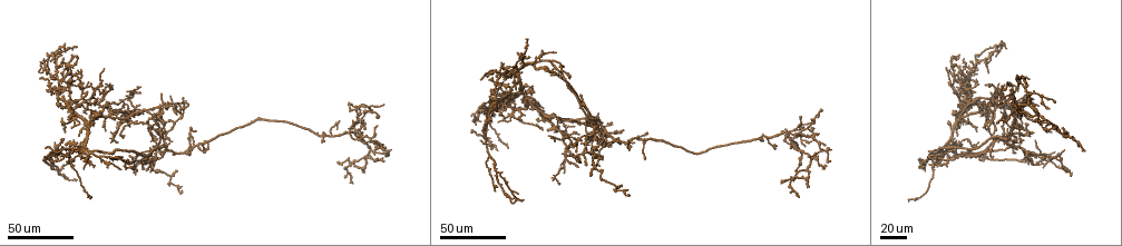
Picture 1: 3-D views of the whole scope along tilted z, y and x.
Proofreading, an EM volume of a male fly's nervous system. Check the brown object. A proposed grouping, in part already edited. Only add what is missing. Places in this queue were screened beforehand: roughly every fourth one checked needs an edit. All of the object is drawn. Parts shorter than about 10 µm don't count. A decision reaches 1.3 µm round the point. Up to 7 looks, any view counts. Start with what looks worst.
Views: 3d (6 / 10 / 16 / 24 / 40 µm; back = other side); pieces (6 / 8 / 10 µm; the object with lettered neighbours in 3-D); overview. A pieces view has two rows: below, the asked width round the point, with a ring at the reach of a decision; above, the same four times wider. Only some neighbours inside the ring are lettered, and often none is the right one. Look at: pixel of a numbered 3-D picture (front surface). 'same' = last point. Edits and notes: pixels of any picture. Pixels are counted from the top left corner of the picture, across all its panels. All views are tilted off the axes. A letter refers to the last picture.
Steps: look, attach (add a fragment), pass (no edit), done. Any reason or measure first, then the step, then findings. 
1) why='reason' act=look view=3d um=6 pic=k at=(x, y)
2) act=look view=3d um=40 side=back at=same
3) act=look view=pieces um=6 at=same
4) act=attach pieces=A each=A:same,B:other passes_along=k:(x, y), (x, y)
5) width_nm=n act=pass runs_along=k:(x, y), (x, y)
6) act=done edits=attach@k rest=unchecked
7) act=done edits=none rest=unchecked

why='branch stops here' act=look view=3d um=24 pic=1 at=(481, 77)

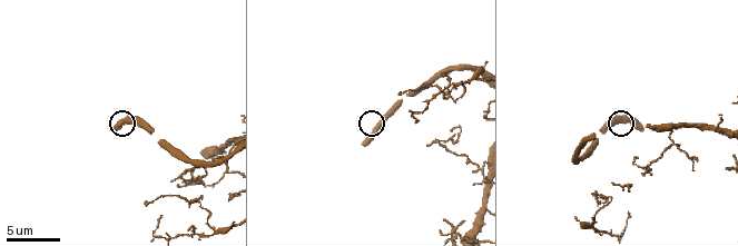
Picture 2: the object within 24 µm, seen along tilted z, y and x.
act=look view=pieces um=10 pic=2 at=(639, 129)

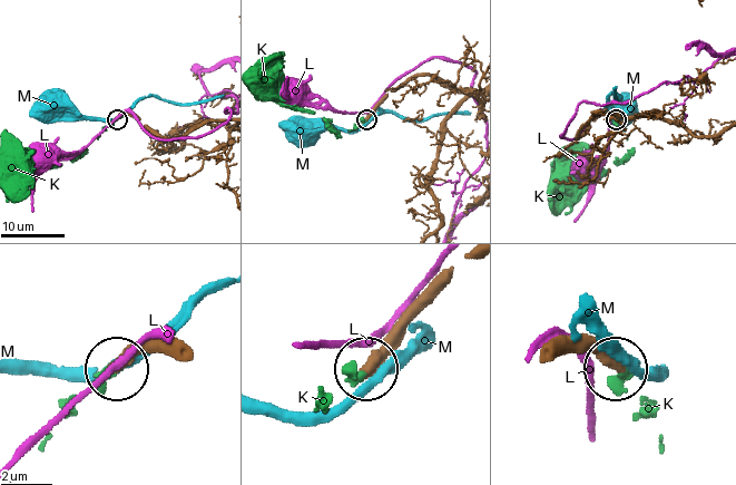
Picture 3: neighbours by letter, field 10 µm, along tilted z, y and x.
act=attach pieces=K each=K:same,L:other,M:other passes_along=3:(422, 309), (361, 376), (350, 375), (314, 406) found='it goes on there'

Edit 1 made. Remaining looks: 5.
act=look view=overview

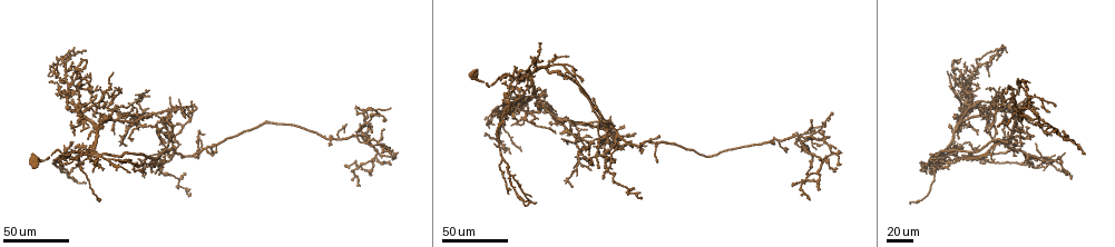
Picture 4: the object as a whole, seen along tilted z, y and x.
why='end of a long branch' act=look view=3d um=40 pic=4 at=(1063, 151)

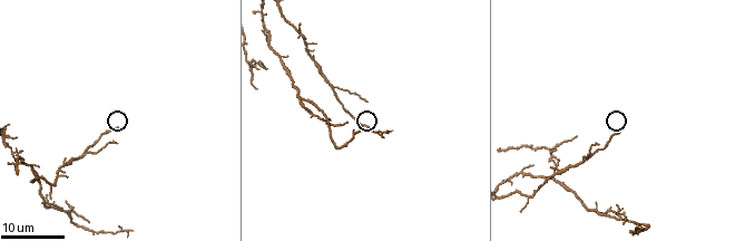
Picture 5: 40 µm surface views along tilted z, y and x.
why='what lies round it' act=look view=pieces um=8 pic=5 at=(118, 128)

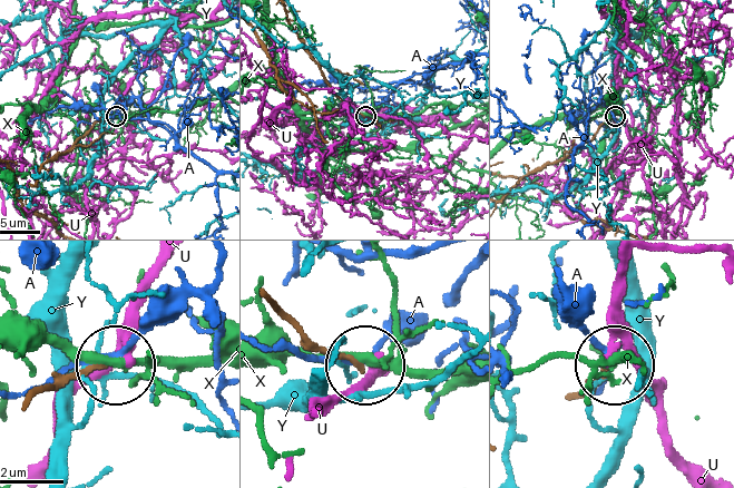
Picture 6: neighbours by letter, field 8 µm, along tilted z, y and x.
act=pass each=A:other,U:other,X:other,Y:other runs_along=6:(40, 393), (113, 360) found='no lettered fragment goes on from it'

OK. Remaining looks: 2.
why='long arm stops here' act=look view=3d um=40 pic=1 at=(350, 183)

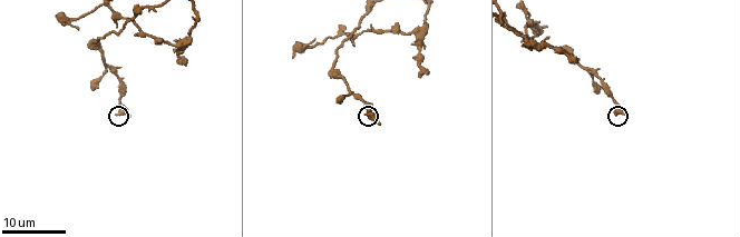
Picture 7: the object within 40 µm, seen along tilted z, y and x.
why='see the neighbours' act=look view=pieces um=6 pic=7 at=(379, 125)

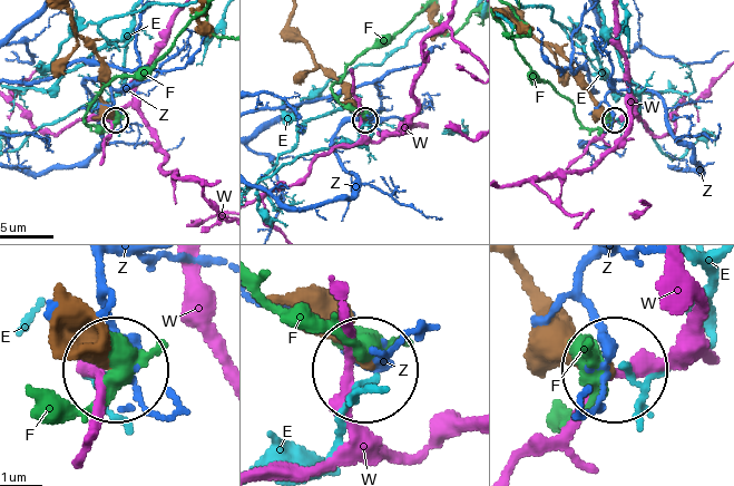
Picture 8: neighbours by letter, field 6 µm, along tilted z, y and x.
width_nm=240 act=pass each=E:other,F:other,W:other,Z:other runs_along=8:(541, 311), (605, 367) found='none of them fits'

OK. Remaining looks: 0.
act=done edits=attach@3 rest=unchecked

